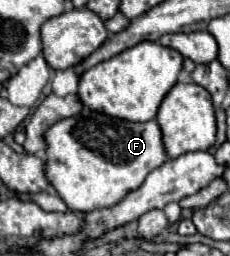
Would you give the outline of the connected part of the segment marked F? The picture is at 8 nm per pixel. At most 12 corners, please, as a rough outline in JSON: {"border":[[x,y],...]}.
{"border":[[155,120],[55,122],[45,176],[73,212],[167,162]]}

